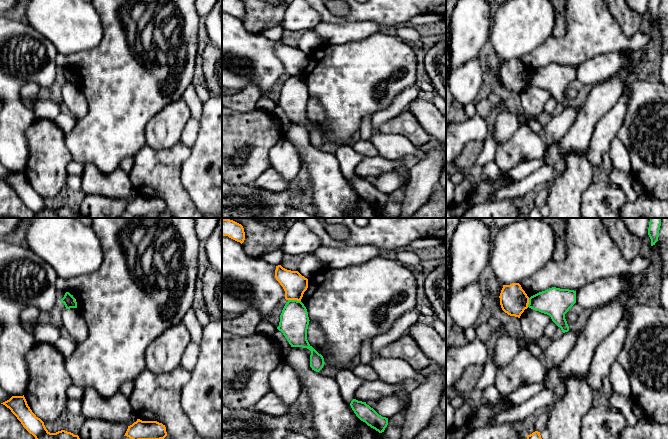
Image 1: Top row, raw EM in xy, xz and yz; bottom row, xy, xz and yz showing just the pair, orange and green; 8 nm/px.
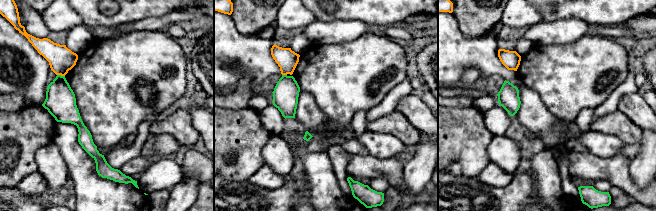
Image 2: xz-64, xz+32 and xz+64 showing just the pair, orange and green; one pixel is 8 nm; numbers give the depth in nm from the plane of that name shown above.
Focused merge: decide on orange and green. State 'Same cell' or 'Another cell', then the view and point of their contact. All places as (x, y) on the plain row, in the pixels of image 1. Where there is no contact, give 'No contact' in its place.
Another cell. Touches orange at xz (294, 75)

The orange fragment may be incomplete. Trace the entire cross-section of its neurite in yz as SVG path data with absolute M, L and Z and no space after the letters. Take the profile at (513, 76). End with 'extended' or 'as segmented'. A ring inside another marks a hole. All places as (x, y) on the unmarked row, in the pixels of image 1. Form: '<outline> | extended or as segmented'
M519 59L503 61L499 74L502 86L510 92L520 94L528 84L529 73Z | as segmented

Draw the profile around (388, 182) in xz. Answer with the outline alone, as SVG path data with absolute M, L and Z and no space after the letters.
M390 171L377 177L373 185L382 193L391 194L397 189L404 189L409 177L399 171Z

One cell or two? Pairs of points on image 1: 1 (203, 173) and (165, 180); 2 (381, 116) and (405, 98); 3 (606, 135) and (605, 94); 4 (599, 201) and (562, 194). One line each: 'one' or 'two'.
1: two
2: one
3: two
4: two

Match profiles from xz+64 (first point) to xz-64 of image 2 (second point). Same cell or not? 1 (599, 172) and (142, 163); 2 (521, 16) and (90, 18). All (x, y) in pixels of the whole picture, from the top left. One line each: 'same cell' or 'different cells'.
1: same cell
2: different cells

